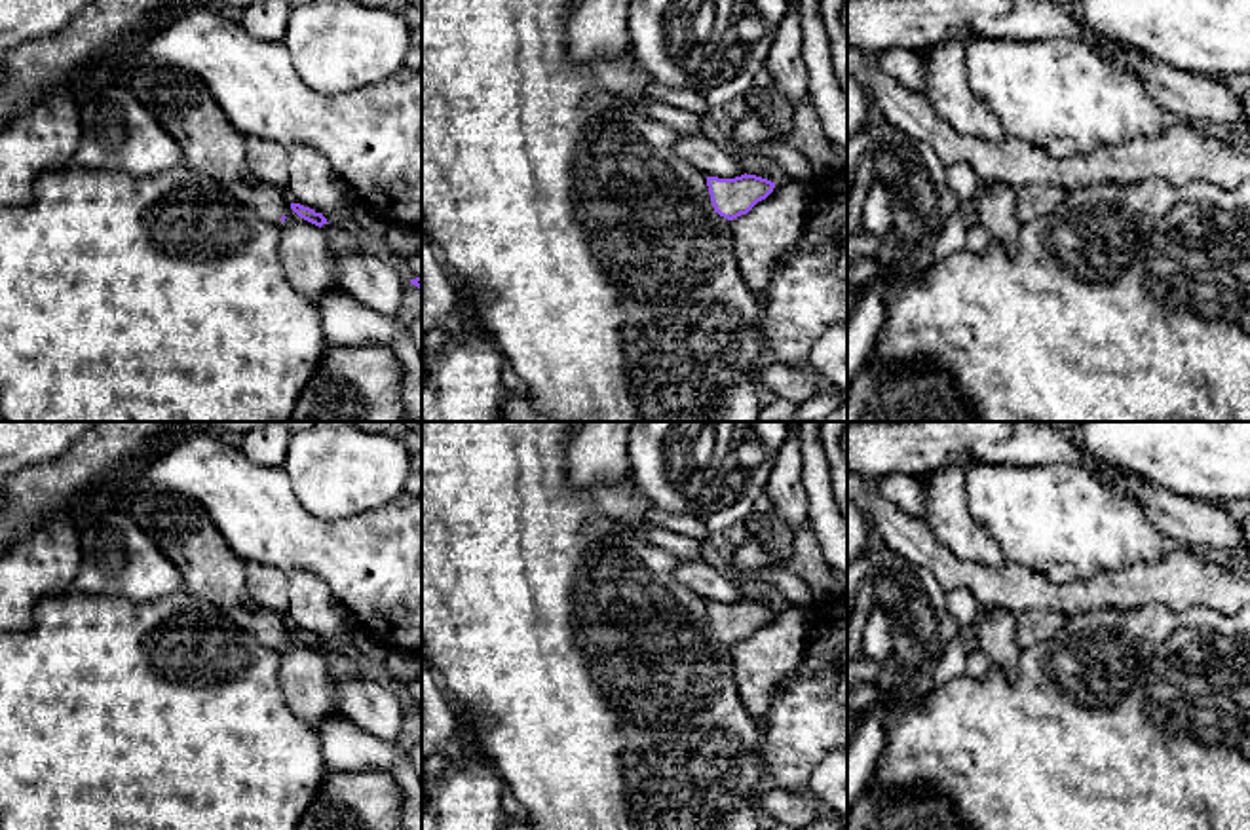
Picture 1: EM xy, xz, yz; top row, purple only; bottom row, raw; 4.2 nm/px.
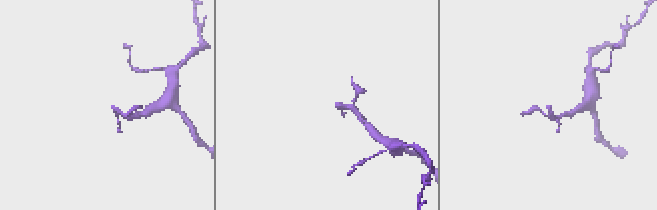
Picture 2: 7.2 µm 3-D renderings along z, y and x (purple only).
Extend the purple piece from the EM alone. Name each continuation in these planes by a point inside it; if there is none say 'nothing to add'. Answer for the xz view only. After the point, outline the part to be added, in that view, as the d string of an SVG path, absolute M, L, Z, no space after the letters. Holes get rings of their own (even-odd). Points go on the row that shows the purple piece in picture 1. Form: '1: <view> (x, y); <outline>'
nothing to add

